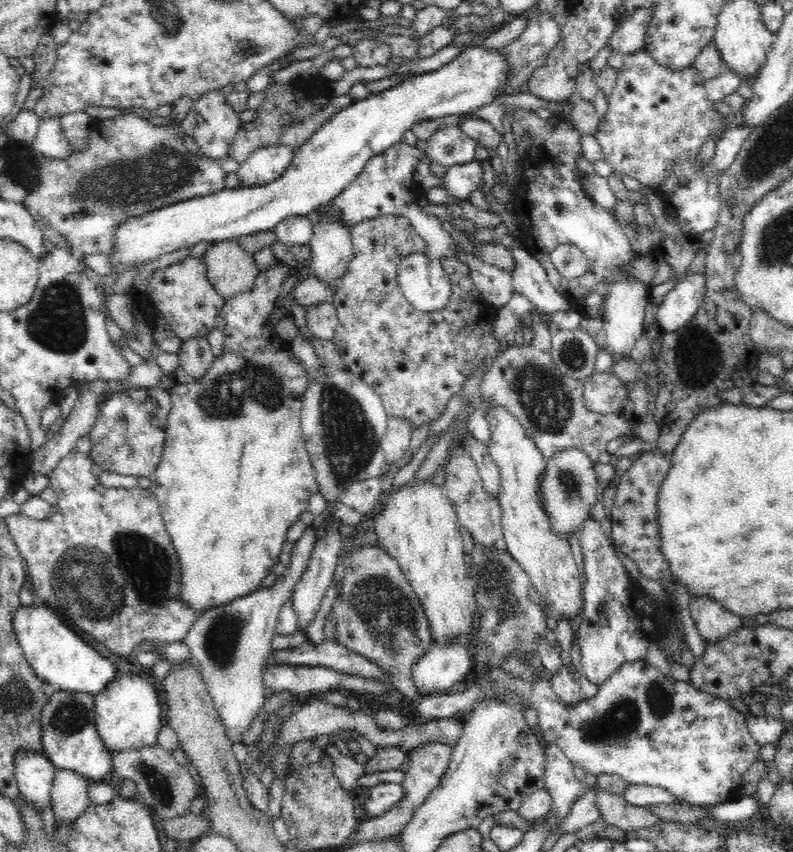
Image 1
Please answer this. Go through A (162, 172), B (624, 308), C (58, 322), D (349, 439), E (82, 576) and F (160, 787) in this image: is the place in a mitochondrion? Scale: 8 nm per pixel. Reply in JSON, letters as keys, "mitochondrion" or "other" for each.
{"A":"mitochondrion","B":"other","C":"mitochondrion","D":"mitochondrion","E":"mitochondrion","F":"mitochondrion"}

